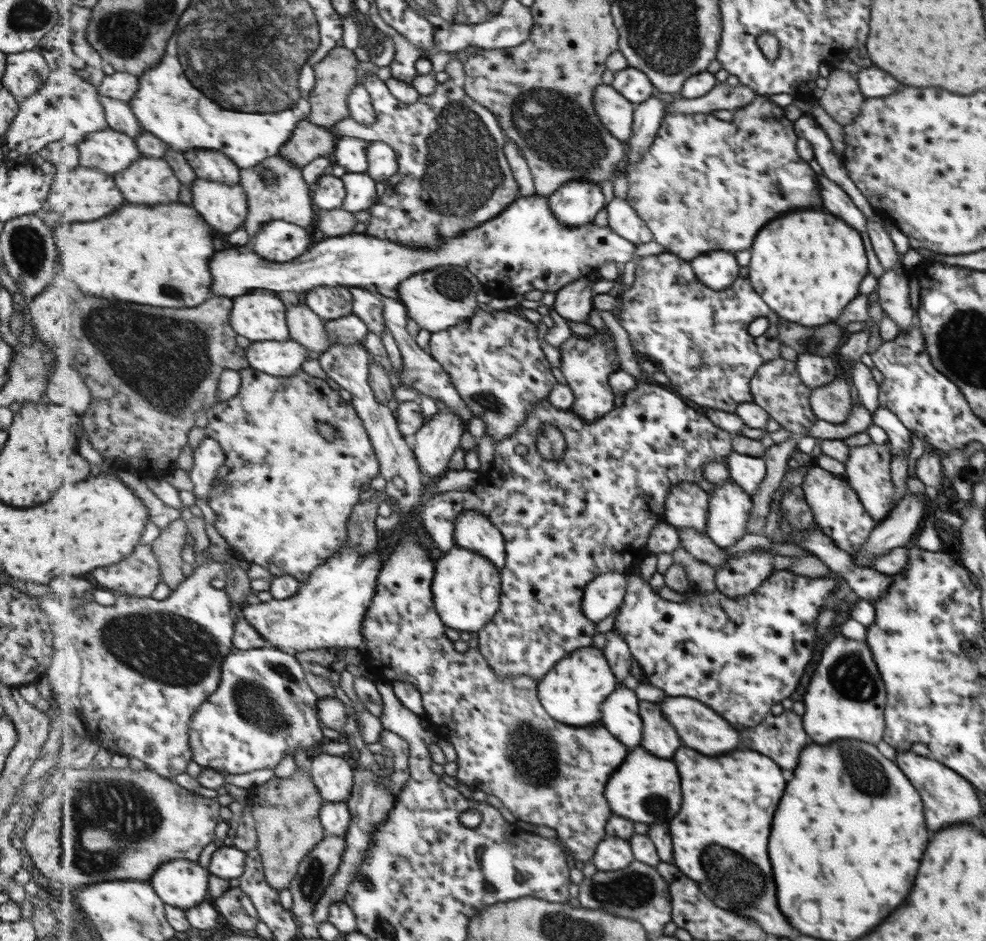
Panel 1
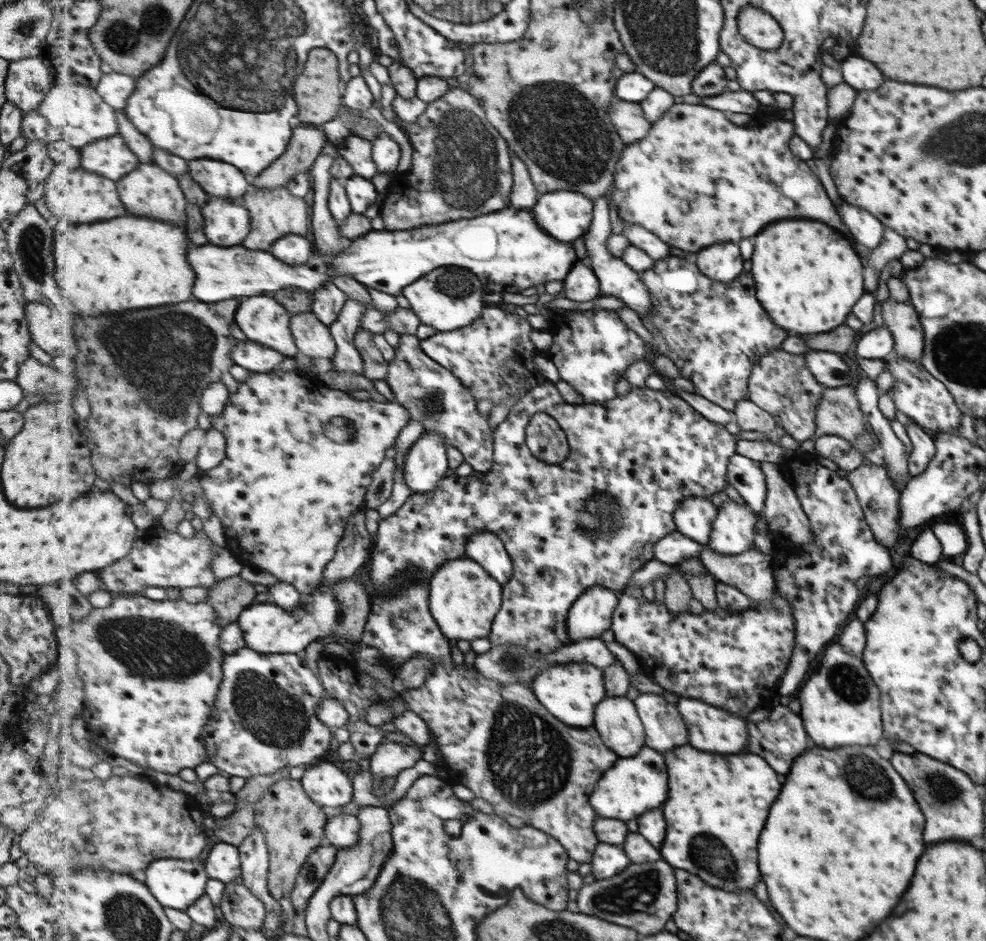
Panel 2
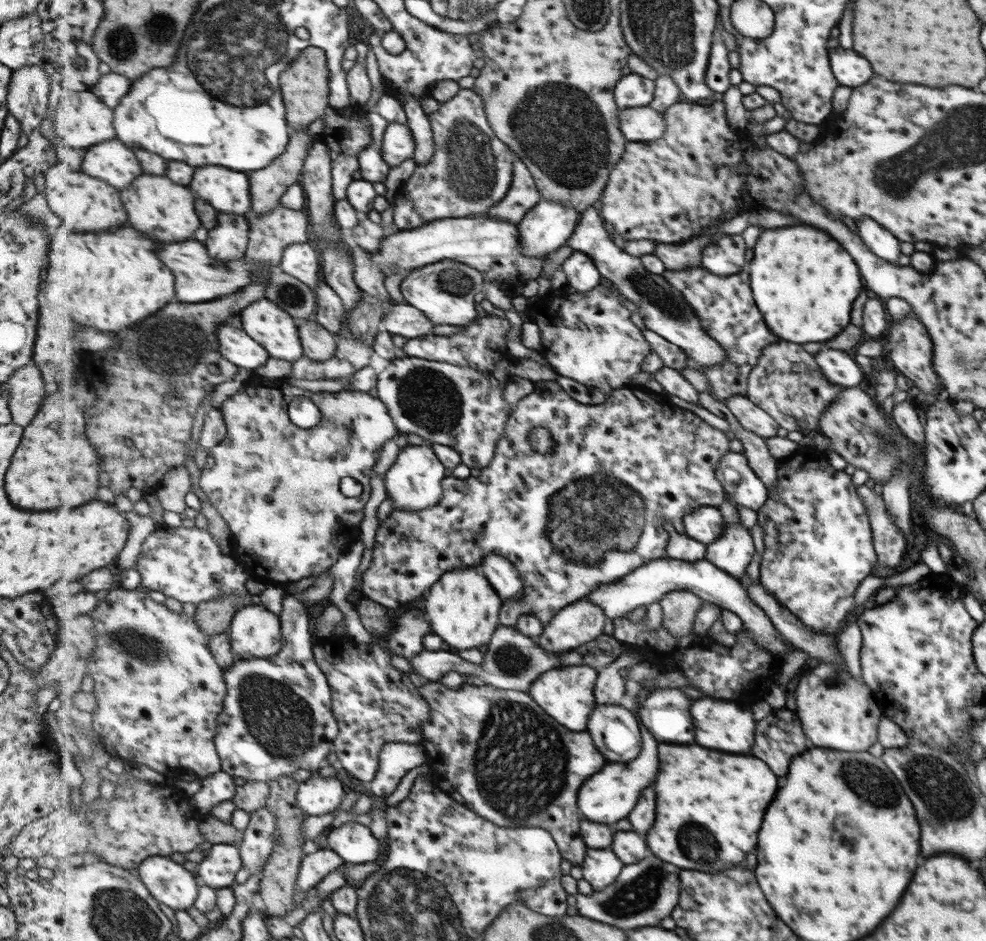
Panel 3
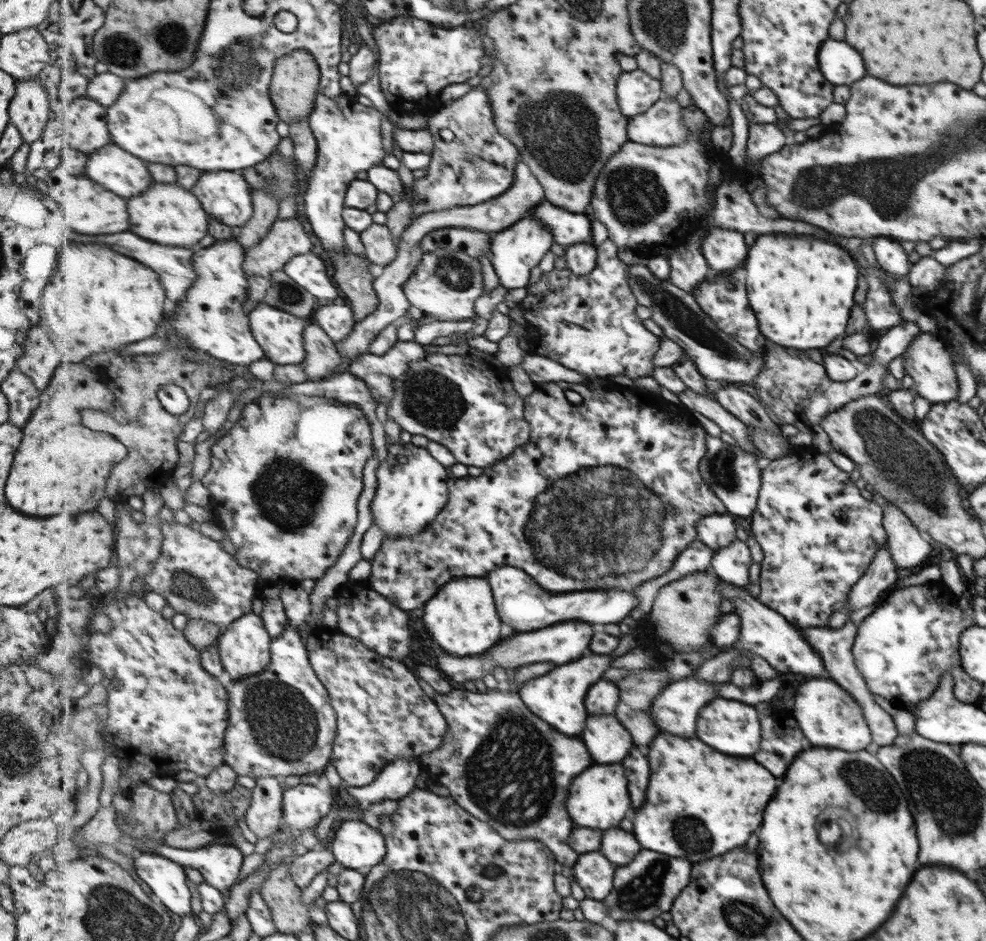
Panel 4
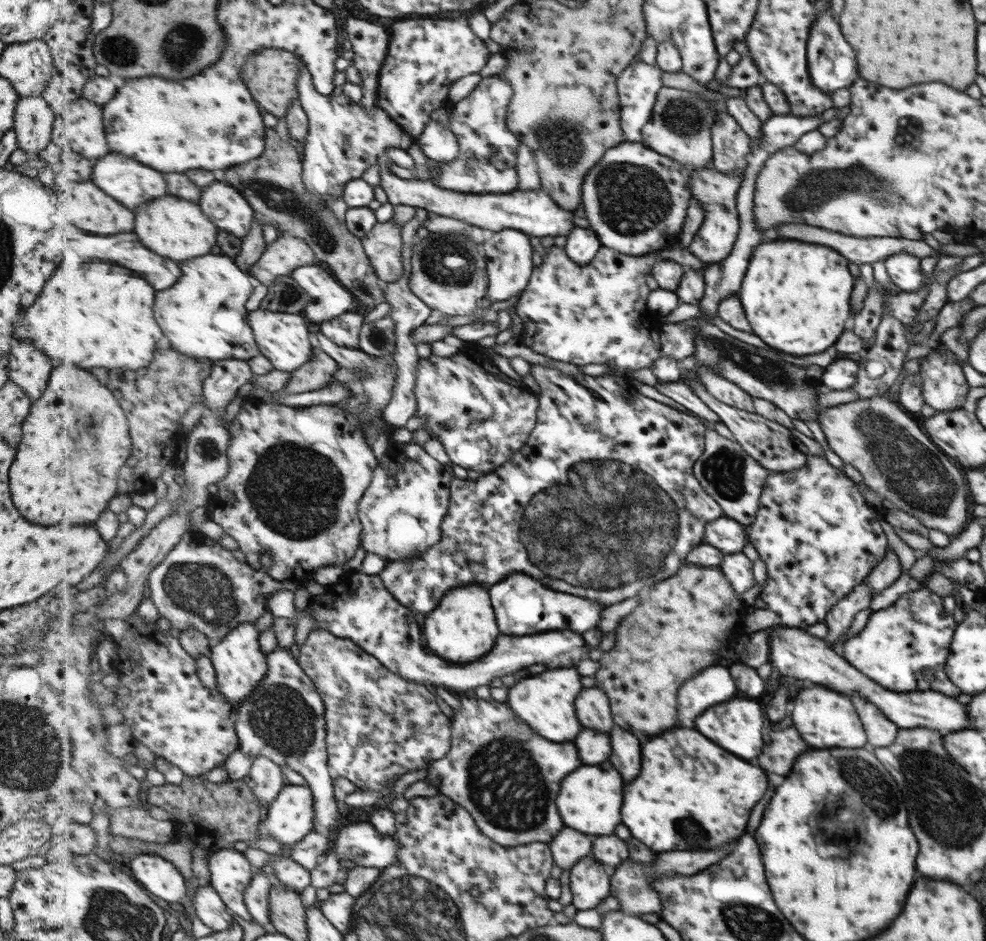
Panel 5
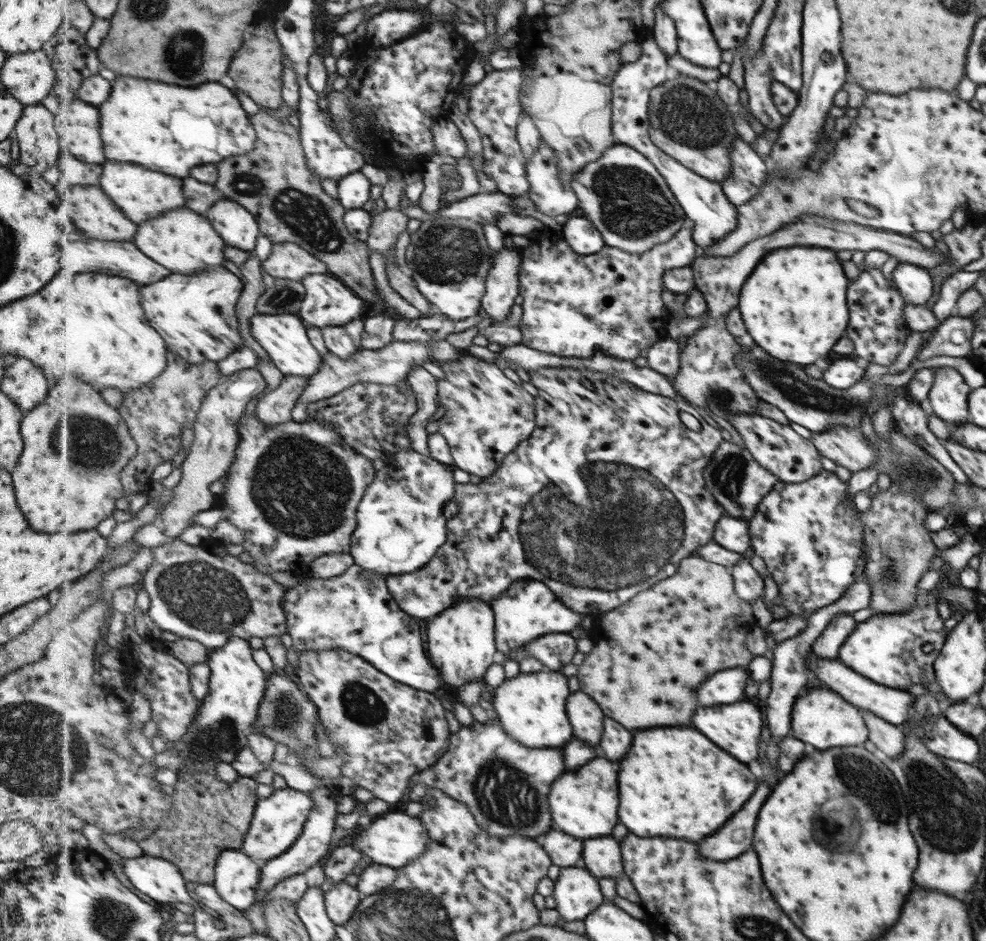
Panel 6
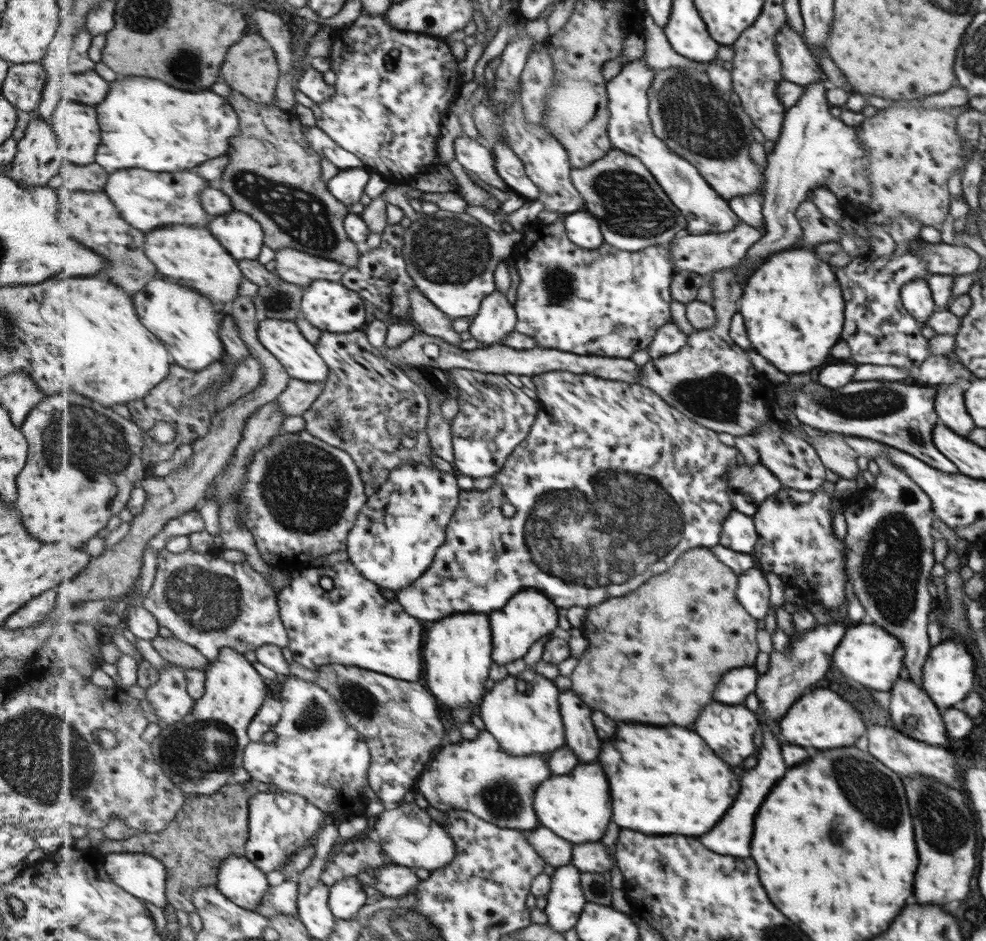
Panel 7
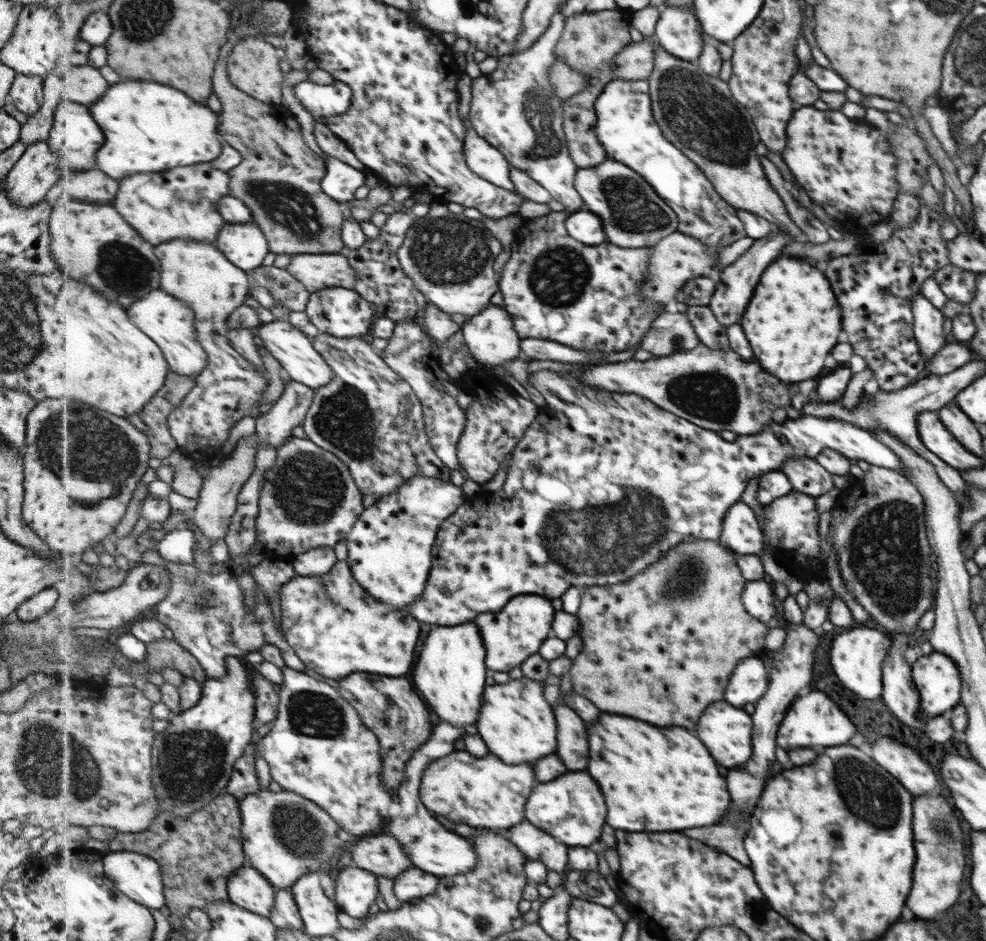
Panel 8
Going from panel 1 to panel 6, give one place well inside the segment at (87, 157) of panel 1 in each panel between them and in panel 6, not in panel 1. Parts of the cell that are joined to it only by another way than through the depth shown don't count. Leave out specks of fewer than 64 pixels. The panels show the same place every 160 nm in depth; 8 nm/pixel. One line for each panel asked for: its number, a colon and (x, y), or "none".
2: (111, 157)
3: (113, 162)
4: (125, 174)
5: (129, 181)
6: (142, 193)

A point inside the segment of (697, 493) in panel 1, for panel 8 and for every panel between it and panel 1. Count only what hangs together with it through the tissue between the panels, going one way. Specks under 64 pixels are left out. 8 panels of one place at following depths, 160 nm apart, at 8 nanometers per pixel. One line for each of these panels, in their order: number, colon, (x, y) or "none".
2: (695, 518)
3: (706, 524)
4: (717, 530)
5: (725, 534)
6: (731, 533)
7: (739, 534)
8: (741, 534)

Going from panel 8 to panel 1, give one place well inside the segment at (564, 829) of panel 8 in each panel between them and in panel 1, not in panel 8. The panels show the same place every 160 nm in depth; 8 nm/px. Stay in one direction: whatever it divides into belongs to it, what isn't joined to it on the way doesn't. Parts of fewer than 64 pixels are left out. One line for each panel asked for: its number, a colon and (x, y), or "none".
1: (647, 789)
2: (634, 786)
3: (610, 796)
4: (599, 799)
5: (591, 799)
6: (585, 803)
7: (578, 807)

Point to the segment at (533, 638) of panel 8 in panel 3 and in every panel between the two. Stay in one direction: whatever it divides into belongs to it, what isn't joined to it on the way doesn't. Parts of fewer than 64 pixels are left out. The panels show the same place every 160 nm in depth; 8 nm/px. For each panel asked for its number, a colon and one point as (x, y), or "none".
3: (650, 583)
4: (524, 604)
5: (524, 606)
6: (528, 610)
7: (530, 615)

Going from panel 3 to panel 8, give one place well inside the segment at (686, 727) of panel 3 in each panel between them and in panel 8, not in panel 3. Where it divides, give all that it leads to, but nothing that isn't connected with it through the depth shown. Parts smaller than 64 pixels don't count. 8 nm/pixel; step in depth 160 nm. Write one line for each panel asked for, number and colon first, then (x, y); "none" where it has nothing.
4: (676, 710)
5: (713, 685)
6: (726, 687)
7: (737, 683)
8: (748, 682)

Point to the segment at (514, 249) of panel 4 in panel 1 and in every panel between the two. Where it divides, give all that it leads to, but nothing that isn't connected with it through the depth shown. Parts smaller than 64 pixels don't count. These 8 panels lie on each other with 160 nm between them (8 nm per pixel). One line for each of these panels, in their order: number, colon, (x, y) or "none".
1: (576, 203)
2: (567, 215)
3: (551, 224)

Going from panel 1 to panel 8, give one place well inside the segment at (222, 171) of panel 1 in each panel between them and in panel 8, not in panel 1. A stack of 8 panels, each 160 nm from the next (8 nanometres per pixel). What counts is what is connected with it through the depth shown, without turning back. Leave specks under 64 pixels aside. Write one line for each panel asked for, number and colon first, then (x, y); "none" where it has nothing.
2: (222, 179)
3: (230, 191)
4: (227, 196)
5: (226, 206)
6: (238, 226)
7: (240, 234)
8: (245, 245)

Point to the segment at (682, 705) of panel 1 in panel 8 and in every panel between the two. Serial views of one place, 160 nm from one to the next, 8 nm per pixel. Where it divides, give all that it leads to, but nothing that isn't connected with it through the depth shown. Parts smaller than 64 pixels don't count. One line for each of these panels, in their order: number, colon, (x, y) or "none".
2: (710, 728)
3: (726, 726)
4: (732, 727)
5: (736, 724)
6: (736, 727)
7: (729, 729)
8: (726, 730)

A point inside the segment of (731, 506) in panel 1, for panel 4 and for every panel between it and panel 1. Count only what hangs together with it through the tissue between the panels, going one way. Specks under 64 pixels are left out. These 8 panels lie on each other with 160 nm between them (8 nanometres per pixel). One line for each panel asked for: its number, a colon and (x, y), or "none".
2: (731, 535)
3: (732, 551)
4: (730, 563)

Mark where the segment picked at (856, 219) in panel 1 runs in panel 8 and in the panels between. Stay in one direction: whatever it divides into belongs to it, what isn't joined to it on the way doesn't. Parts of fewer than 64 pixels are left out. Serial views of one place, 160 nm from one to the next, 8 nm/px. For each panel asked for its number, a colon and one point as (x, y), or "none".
2: (866, 229)
3: (878, 240)
4: (890, 257)
5: (904, 271)
6: (914, 283)
7: (916, 297)
8: (926, 328)

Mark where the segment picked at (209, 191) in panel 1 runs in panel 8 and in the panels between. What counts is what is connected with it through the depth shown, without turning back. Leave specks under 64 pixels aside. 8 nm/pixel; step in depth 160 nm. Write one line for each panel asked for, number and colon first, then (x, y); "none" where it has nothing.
2: (227, 223)
3: (228, 241)
4: (211, 317)
5: (204, 316)
6: (197, 315)
7: (187, 322)
8: (170, 322)

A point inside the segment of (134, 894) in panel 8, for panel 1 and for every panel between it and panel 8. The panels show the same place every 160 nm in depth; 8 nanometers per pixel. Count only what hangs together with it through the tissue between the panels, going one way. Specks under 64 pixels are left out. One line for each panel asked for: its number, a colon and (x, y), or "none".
1: (184, 884)
2: (178, 884)
3: (171, 883)
4: (167, 879)
5: (158, 875)
6: (160, 880)
7: (140, 874)

